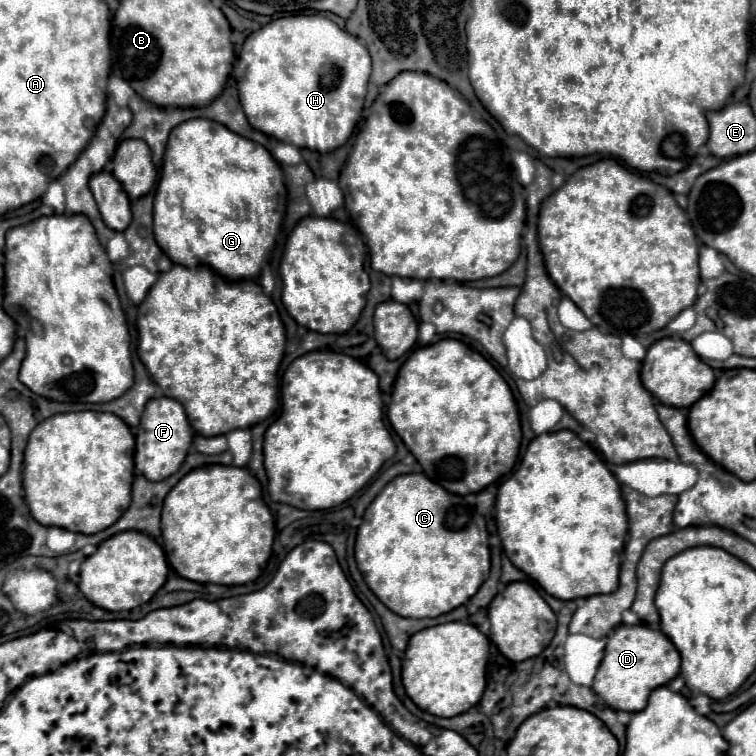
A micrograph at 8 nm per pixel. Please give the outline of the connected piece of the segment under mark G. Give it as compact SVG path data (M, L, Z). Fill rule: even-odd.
M189 119L171 131L155 193L153 231L173 263L203 265L227 281L253 279L265 265L285 209L283 171L265 147L211 119Z

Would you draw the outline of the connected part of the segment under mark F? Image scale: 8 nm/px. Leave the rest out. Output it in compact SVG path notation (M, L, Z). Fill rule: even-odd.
M171 397L151 399L145 407L145 413L137 431L137 447L135 447L135 469L145 475L149 481L161 481L175 471L179 471L185 455L189 451L193 439L193 429L187 421L183 405Z

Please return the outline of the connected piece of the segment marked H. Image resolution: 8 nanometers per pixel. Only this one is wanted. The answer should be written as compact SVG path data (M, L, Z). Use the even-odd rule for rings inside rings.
M293 15L281 17L259 31L251 33L241 49L233 68L239 101L249 123L269 137L307 147L319 153L329 153L341 147L355 129L367 93L367 79L371 75L371 57L357 37L339 29L337 23L321 15Z

